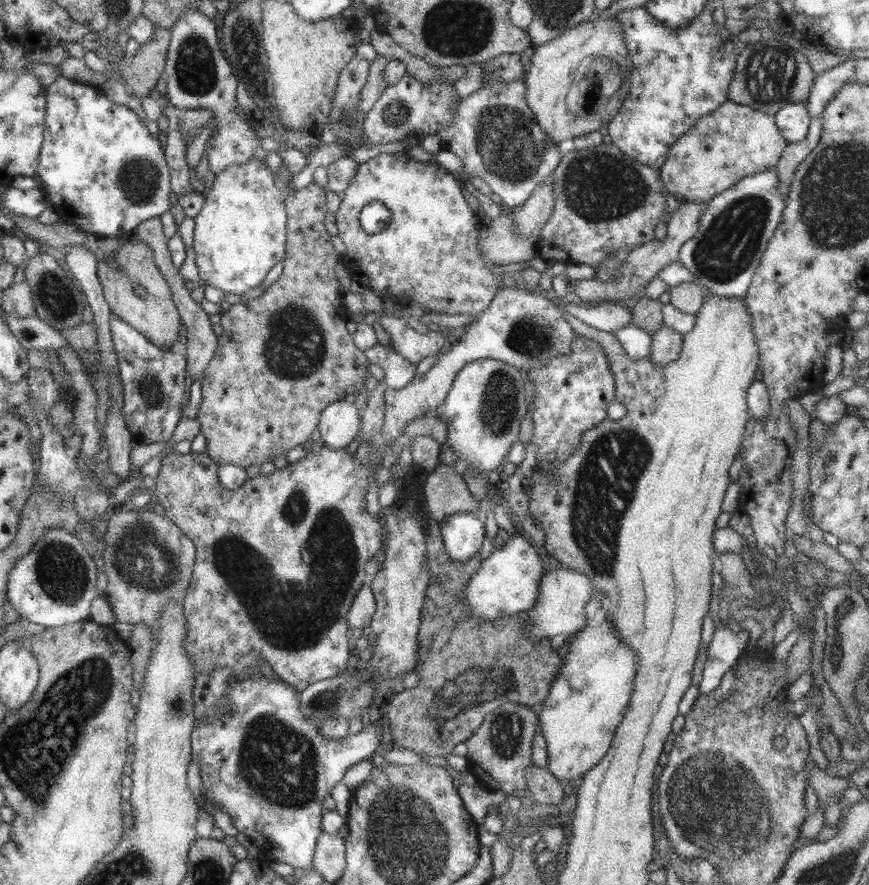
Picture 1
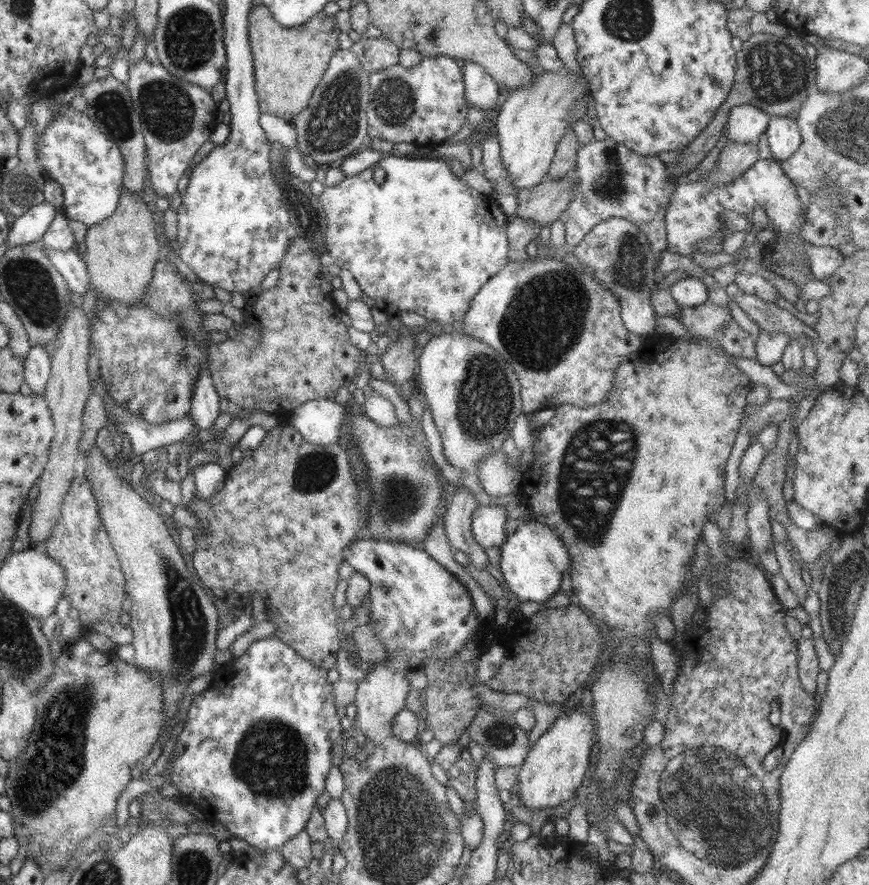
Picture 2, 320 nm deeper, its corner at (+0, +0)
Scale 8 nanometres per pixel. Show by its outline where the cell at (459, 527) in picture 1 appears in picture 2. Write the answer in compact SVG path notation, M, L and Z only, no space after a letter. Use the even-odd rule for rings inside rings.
M502 503L478 504L473 512L470 526L474 542L484 550L495 546L500 547L507 538L504 532L506 518L506 506Z

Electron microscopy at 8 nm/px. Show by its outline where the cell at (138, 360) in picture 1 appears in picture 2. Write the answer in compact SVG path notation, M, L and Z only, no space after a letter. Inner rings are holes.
M42 244L45 255L50 259L54 268L63 276L67 282L69 290L76 294L77 298L83 298L88 292L88 282L90 282L89 272L85 259L80 257L72 249L66 252L55 251Z

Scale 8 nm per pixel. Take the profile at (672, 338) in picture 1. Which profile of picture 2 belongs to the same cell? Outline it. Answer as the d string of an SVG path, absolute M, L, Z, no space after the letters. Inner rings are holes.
M706 300L693 307L681 308L678 318L693 338L713 338L725 352L757 361L755 342L758 336L739 327L726 308Z

